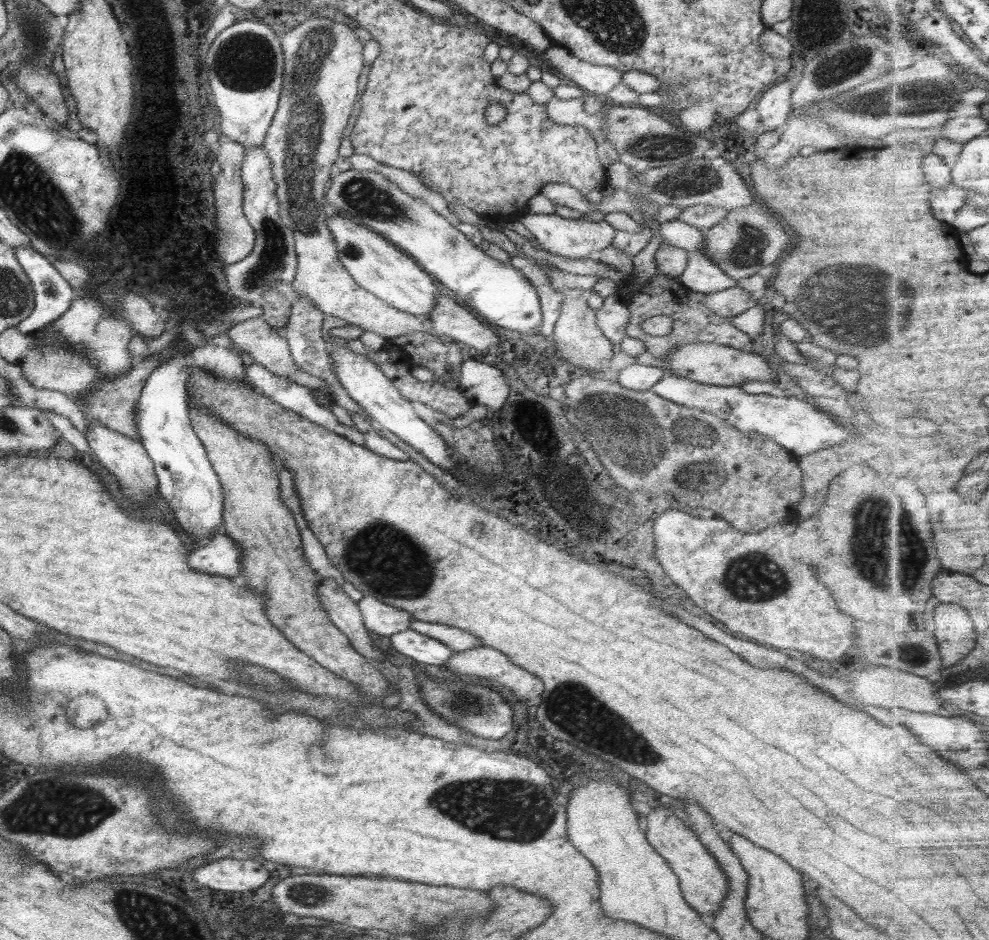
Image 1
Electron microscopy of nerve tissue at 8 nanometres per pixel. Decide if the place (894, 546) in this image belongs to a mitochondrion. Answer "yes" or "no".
yes

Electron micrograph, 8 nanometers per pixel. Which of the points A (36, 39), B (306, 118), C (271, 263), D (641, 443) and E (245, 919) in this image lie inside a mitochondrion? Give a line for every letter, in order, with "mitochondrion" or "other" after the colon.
A: other
B: mitochondrion
C: mitochondrion
D: mitochondrion
E: other

